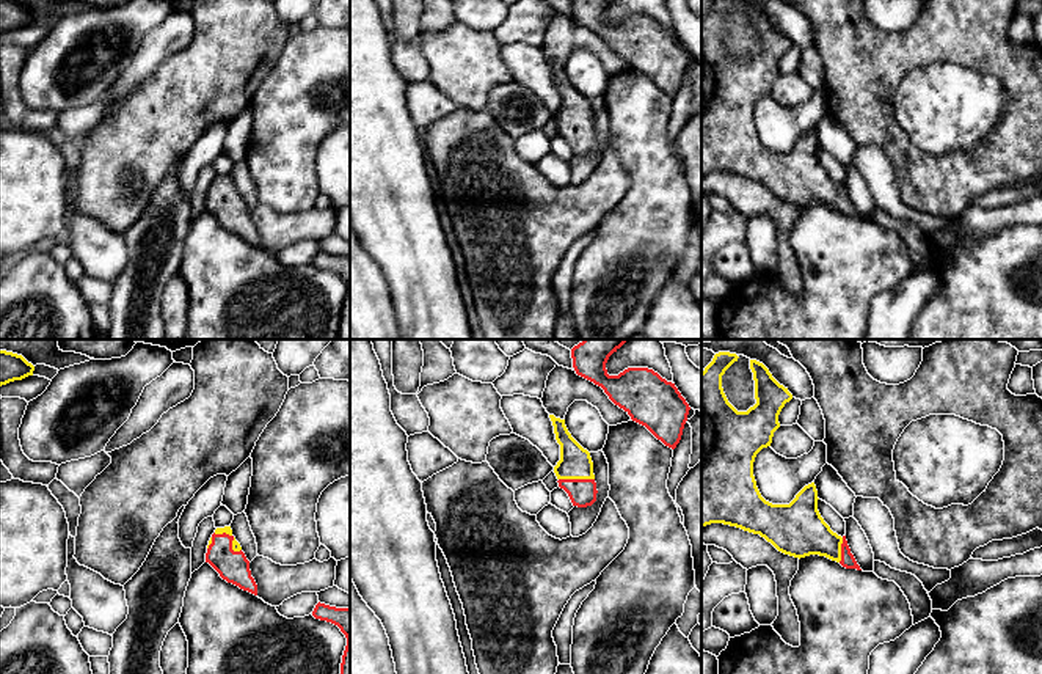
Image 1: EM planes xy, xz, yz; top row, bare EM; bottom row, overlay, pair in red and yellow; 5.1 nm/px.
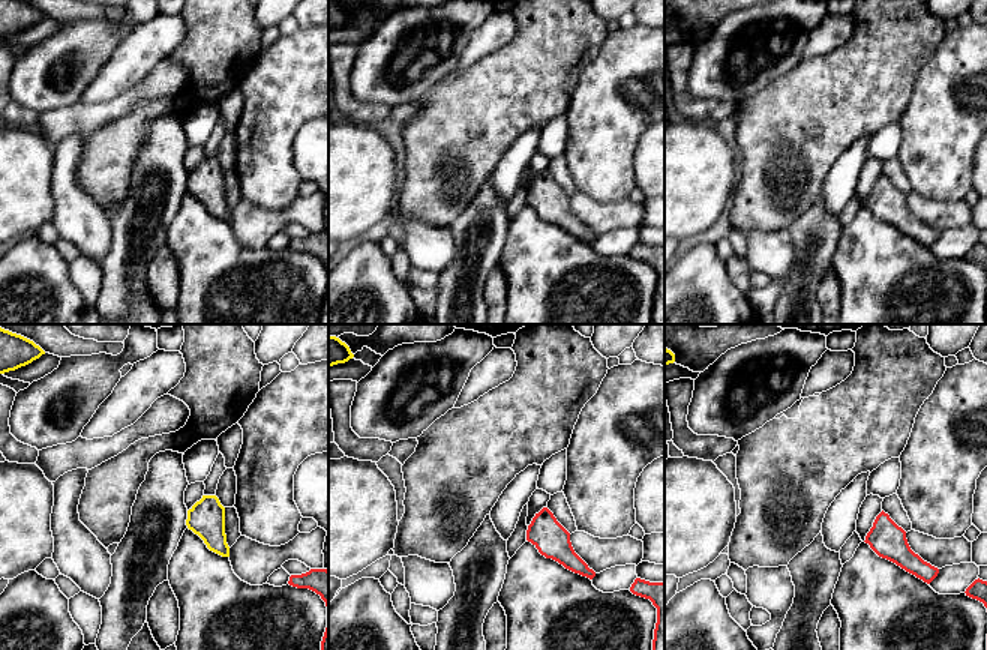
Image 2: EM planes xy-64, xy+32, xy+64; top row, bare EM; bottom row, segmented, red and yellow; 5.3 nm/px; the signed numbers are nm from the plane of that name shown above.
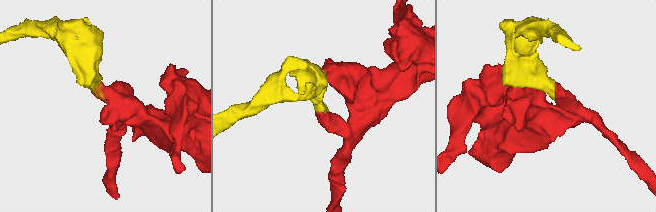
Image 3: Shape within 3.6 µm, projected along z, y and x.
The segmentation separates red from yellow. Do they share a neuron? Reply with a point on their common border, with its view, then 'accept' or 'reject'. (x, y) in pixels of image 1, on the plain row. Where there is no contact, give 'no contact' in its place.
xz (576, 128) | accept

